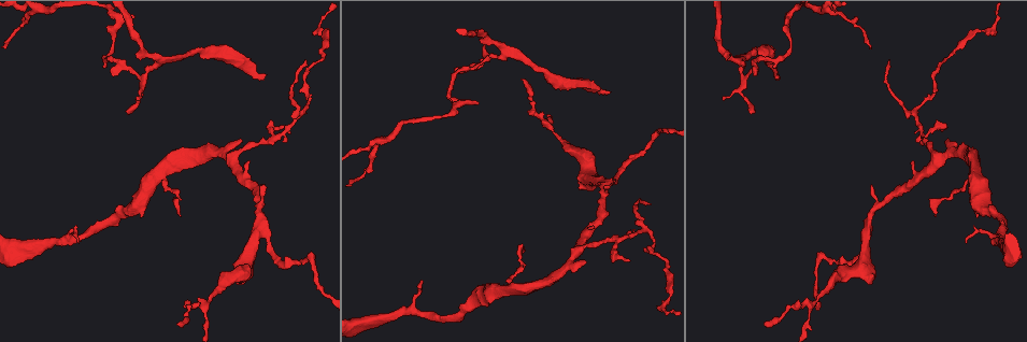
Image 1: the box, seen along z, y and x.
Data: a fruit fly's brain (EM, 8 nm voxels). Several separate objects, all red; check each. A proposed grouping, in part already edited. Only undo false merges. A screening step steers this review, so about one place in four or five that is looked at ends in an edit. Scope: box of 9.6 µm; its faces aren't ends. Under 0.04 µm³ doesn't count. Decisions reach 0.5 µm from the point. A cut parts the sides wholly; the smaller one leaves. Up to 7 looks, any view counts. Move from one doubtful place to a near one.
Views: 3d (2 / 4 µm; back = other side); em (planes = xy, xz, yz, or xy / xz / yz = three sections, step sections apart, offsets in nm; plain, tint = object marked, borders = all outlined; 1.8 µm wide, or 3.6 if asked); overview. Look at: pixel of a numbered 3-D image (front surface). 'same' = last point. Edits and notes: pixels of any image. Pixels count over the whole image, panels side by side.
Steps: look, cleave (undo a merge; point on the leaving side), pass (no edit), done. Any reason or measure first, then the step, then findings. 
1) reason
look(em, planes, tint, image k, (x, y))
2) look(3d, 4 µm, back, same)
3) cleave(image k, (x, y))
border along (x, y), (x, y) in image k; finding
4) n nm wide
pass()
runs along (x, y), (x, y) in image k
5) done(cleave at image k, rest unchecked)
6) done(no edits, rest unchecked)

look(em, planes, tint, image 1, (935, 159))

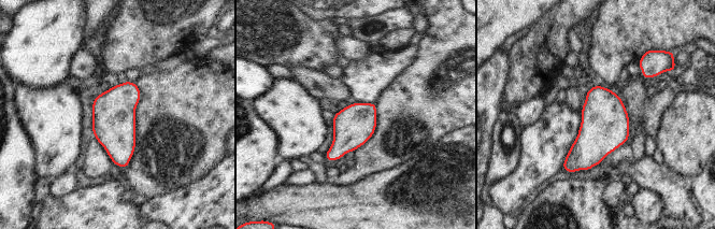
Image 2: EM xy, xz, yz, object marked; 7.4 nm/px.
pass()
all the same cell

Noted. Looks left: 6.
three-way junction
look(3d, 4 µm, image 1, (261, 231))

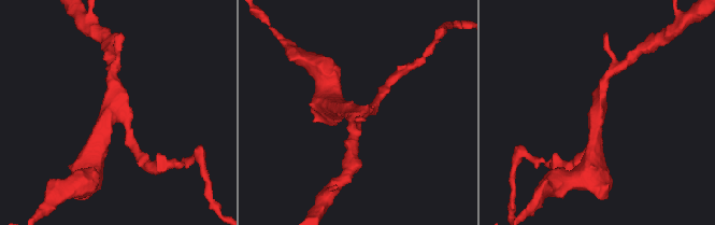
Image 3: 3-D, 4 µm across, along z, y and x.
3 arms; arms of 170, 180, 360 nm; need the tissue
look(em, planes, tint, image 3, (112, 112))

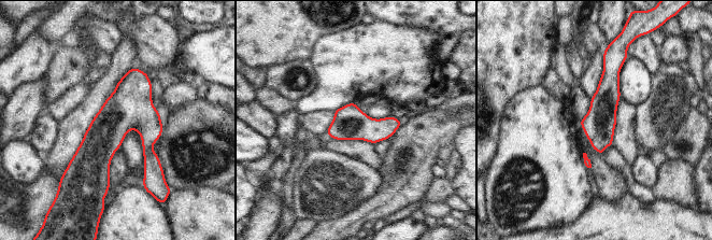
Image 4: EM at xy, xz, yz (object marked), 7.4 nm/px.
pass()
runs along (136, 70), (102, 138), (103, 184) in image 4; all the same cell

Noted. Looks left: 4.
branch point
look(3d, 2 µm, image 1, (742, 57))

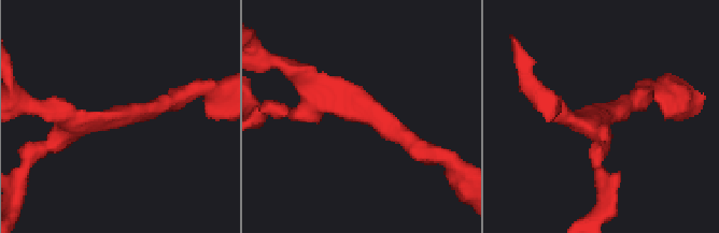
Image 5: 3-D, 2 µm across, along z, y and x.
3 arms; now the EM
look(em, planes, tint, image 5, (336, 110))

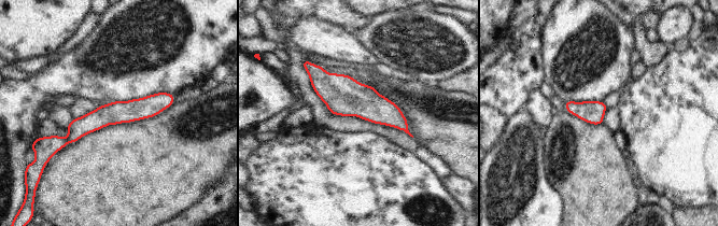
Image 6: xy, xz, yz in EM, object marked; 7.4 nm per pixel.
cleave(image 6, (45, 147))
border along (66, 139), (68, 142) in image 6; a second cell is stuck on

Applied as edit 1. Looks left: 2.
done(cleave at image 6, rest unchecked)

